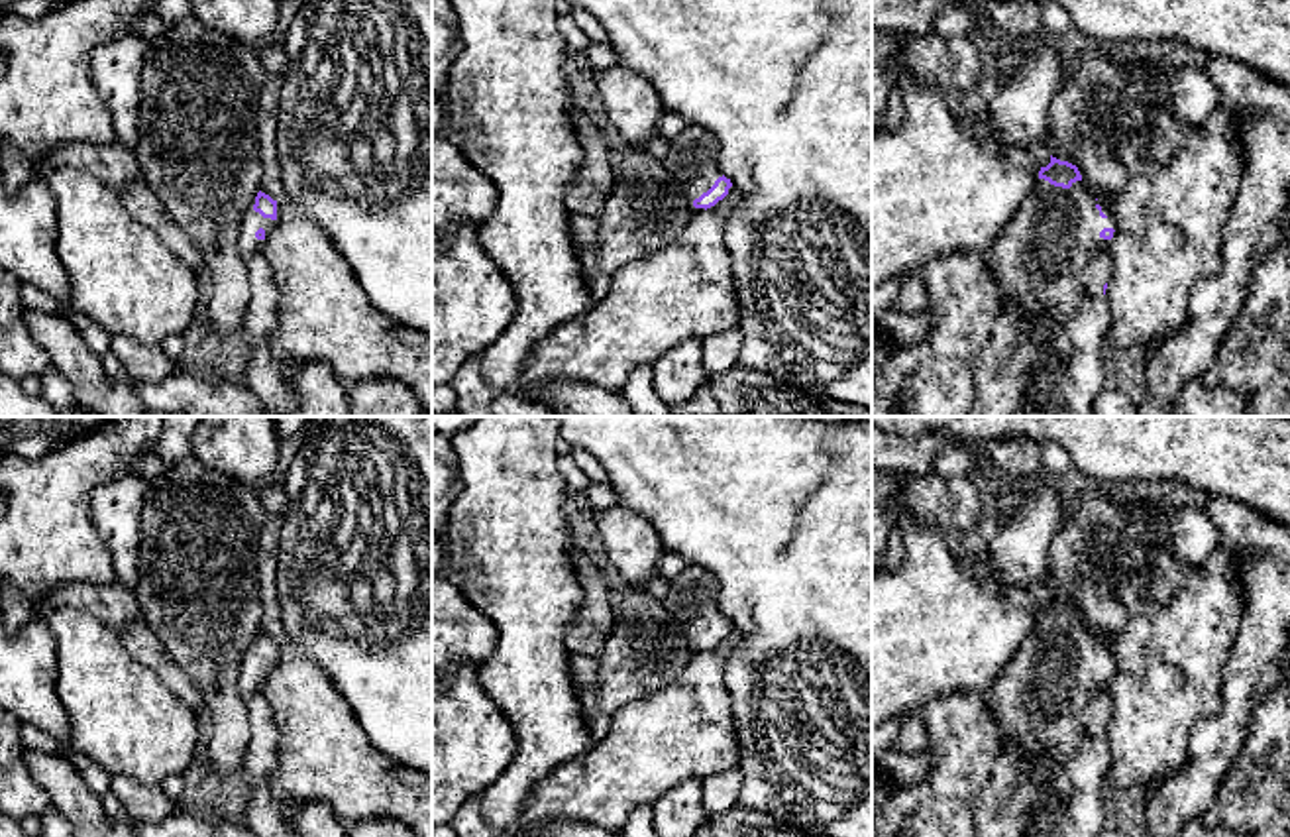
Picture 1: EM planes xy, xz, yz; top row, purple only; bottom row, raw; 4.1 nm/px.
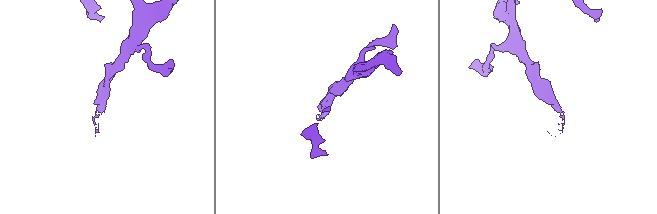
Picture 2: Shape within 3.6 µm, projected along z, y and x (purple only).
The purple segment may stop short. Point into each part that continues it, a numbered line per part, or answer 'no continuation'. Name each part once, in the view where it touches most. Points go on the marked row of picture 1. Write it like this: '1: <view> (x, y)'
1: xz (692, 162)

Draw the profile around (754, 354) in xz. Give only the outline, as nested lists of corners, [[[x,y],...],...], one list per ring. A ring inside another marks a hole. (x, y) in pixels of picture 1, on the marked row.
[[[565,0],[583,8],[607,29],[618,65],[642,75],[660,94],[668,112],[701,126],[717,141],[717,167],[732,183],[740,204],[725,240],[738,289],[738,363],[772,373],[787,385],[833,401],[872,411],[872,0]]]

